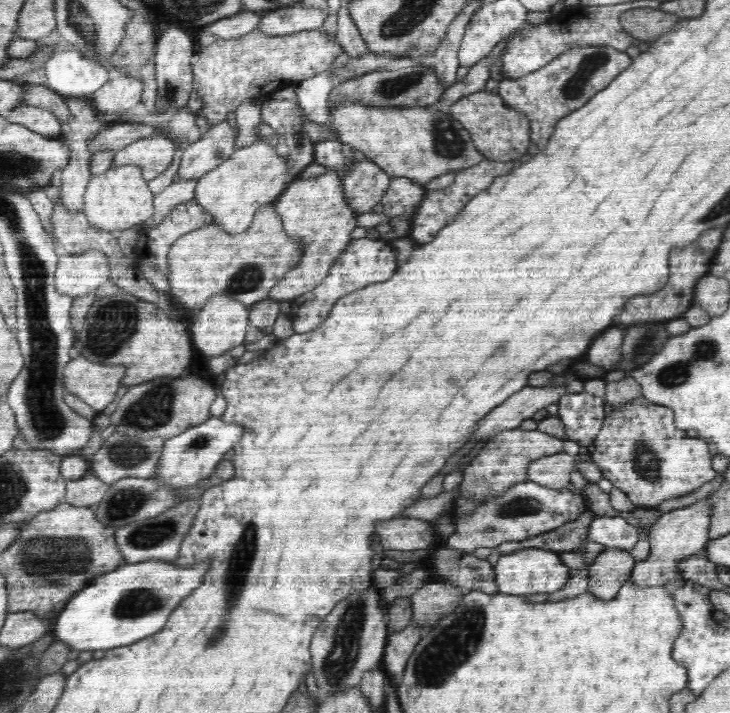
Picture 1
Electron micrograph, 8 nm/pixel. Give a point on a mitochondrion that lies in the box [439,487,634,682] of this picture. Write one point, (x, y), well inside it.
(527, 506)

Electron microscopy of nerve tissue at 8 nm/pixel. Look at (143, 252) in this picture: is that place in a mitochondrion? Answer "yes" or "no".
no

